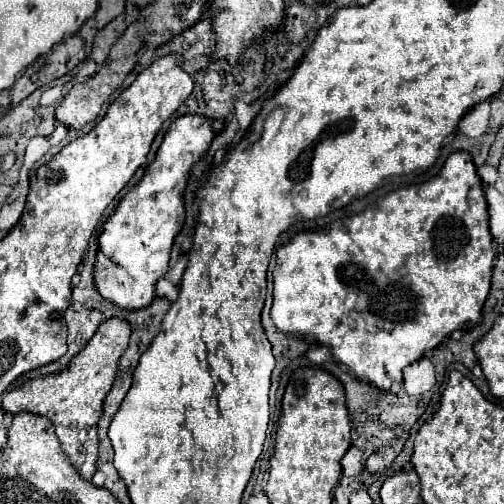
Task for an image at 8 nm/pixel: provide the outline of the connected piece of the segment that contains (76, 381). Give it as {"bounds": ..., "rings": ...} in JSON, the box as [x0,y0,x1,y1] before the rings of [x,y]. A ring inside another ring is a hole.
{"bounds":[1,318,131,480],"rings":[[[109,318],[99,324],[93,338],[75,358],[71,358],[69,366],[63,372],[29,380],[21,384],[19,388],[3,394],[1,408],[5,412],[9,414],[29,412],[29,414],[45,416],[51,420],[55,434],[61,442],[61,450],[77,468],[79,476],[85,480],[91,480],[91,476],[97,470],[97,464],[95,464],[97,462],[97,428],[95,426],[103,412],[105,394],[111,390],[111,384],[115,380],[117,362],[121,354],[127,350],[129,336],[131,336],[131,328],[127,320]]]}

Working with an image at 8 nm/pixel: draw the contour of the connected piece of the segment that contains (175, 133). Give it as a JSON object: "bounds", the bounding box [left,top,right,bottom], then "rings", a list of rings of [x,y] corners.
{"bounds":[95,114,213,310],"rings":[[[191,114],[177,118],[167,130],[155,160],[147,166],[139,184],[121,198],[115,212],[103,222],[99,248],[115,268],[95,266],[95,288],[115,306],[137,310],[153,302],[155,282],[167,272],[173,240],[185,222],[183,190],[187,186],[189,170],[205,154],[213,136],[207,118]]]}

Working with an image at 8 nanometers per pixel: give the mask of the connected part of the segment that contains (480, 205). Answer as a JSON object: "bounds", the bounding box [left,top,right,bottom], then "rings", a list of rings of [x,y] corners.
{"bounds":[271,152,493,390],"rings":[[[451,152],[445,164],[441,166],[439,174],[430,180],[419,183],[409,184],[405,188],[397,188],[384,197],[379,198],[375,206],[366,207],[363,212],[337,220],[329,224],[326,228],[315,230],[304,230],[293,236],[291,242],[283,244],[277,250],[277,264],[273,270],[273,308],[271,308],[271,320],[275,328],[283,334],[293,334],[293,336],[313,336],[313,340],[321,346],[329,346],[331,354],[337,362],[345,364],[351,374],[357,380],[367,380],[375,384],[381,390],[391,390],[391,386],[397,382],[403,382],[403,368],[419,360],[427,350],[433,350],[447,338],[453,330],[463,328],[465,324],[481,322],[481,308],[483,302],[487,300],[489,294],[489,282],[491,282],[491,270],[493,270],[493,250],[491,250],[491,232],[489,232],[489,214],[487,214],[487,202],[483,194],[483,184],[481,178],[477,176],[477,170],[473,166],[473,160],[467,152]]]}

